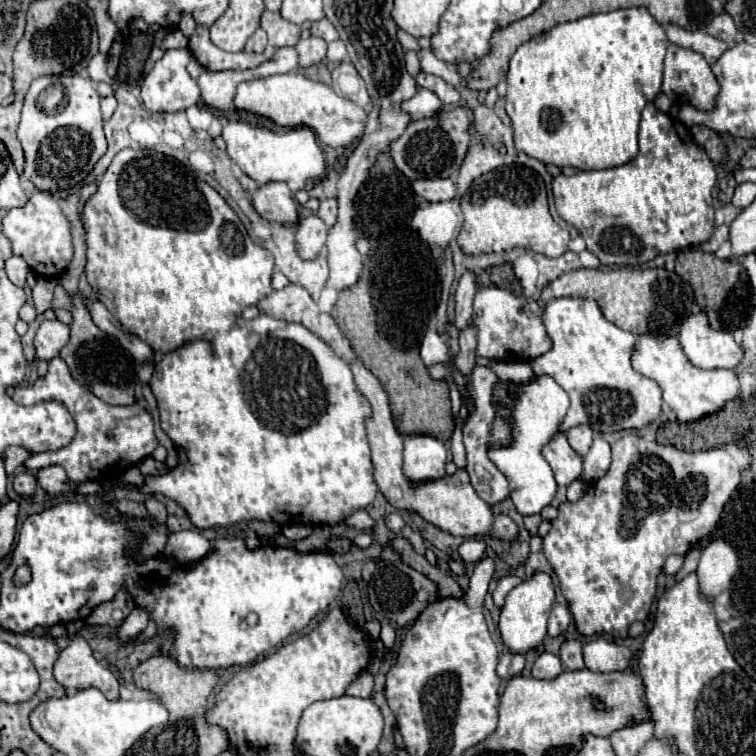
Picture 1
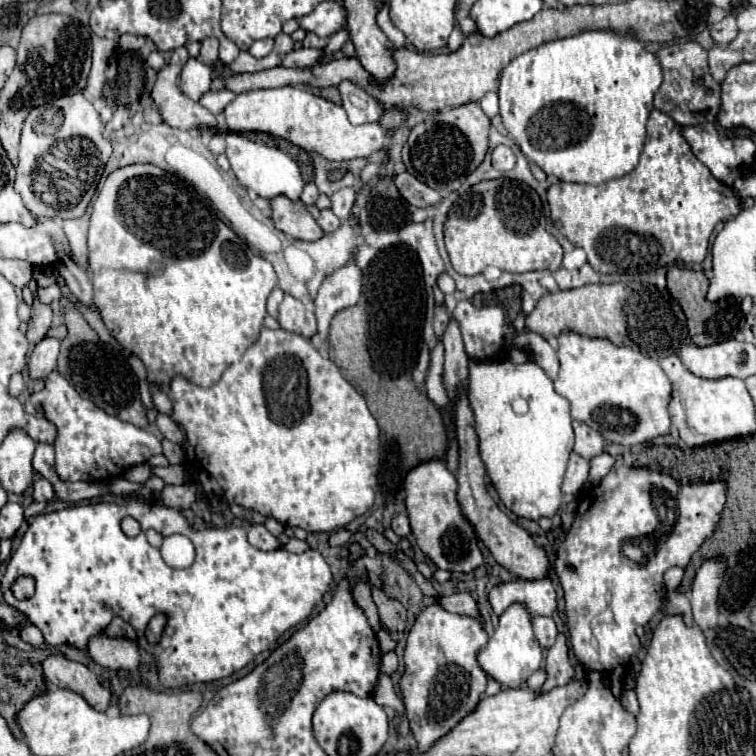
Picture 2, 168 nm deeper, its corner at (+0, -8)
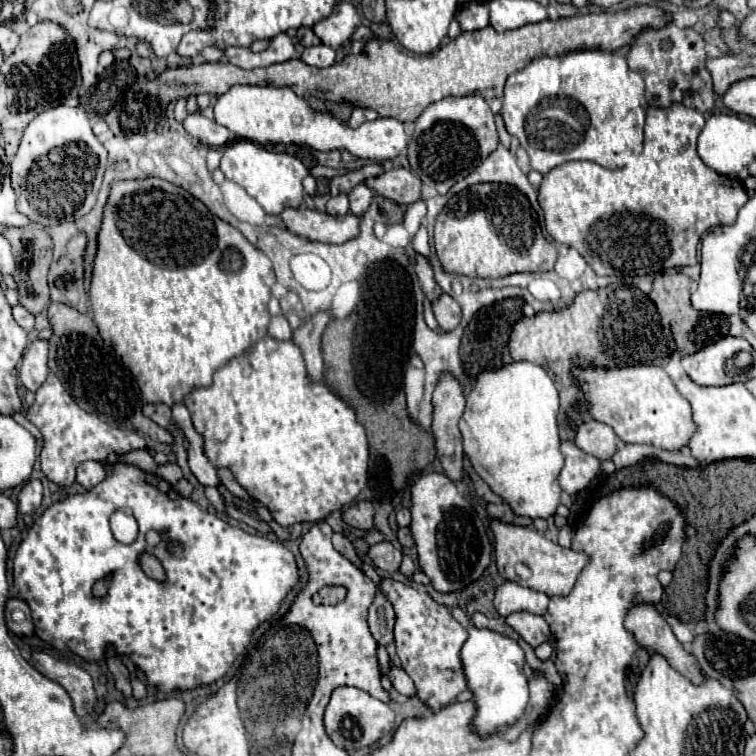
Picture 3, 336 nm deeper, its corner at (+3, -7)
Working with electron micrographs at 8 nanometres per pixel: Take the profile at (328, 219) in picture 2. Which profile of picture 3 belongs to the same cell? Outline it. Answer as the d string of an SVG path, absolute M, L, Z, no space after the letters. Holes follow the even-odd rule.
M340 194L336 198L330 198L326 204L326 212L330 216L346 216L348 214L348 196Z

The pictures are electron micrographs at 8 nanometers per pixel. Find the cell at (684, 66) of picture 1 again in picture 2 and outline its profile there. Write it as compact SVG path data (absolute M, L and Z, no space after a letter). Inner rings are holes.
M697 41L685 43L669 43L657 51L659 65L663 71L663 83L655 93L655 109L673 117L679 125L699 125L699 123L715 122L721 107L721 85L711 77L707 67L707 49L703 49Z

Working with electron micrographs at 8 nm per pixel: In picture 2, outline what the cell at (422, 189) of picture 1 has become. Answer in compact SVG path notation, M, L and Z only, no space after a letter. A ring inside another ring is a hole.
M407 171L395 175L393 181L395 181L399 193L403 195L403 199L409 205L415 205L415 207L423 207L425 209L425 207L433 207L433 205L437 205L441 201L441 195L435 189L423 185L421 181L417 181Z

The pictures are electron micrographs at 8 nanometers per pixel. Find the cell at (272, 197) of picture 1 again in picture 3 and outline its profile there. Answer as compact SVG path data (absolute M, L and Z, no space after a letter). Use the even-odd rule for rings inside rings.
M284 208L282 220L286 228L312 242L342 244L358 234L358 216L346 214L342 218L332 218L328 214L308 210L308 208Z

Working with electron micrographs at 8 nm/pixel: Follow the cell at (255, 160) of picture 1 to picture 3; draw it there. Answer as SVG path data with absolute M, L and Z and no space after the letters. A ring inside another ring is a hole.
M232 140L222 148L222 162L220 168L224 176L238 186L242 186L258 204L264 208L266 214L280 214L284 208L292 206L298 208L304 200L302 180L310 174L308 168L290 154L270 152L264 146L250 142L250 140Z

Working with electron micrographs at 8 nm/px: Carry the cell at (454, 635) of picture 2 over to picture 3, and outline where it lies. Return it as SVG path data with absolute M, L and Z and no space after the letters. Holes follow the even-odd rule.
M382 580L382 592L394 604L396 652L402 668L414 680L416 696L420 698L420 702L434 712L442 710L450 702L456 702L458 694L468 688L460 660L460 648L468 638L466 628L448 612L446 606L434 602L426 592L418 592L408 584Z

